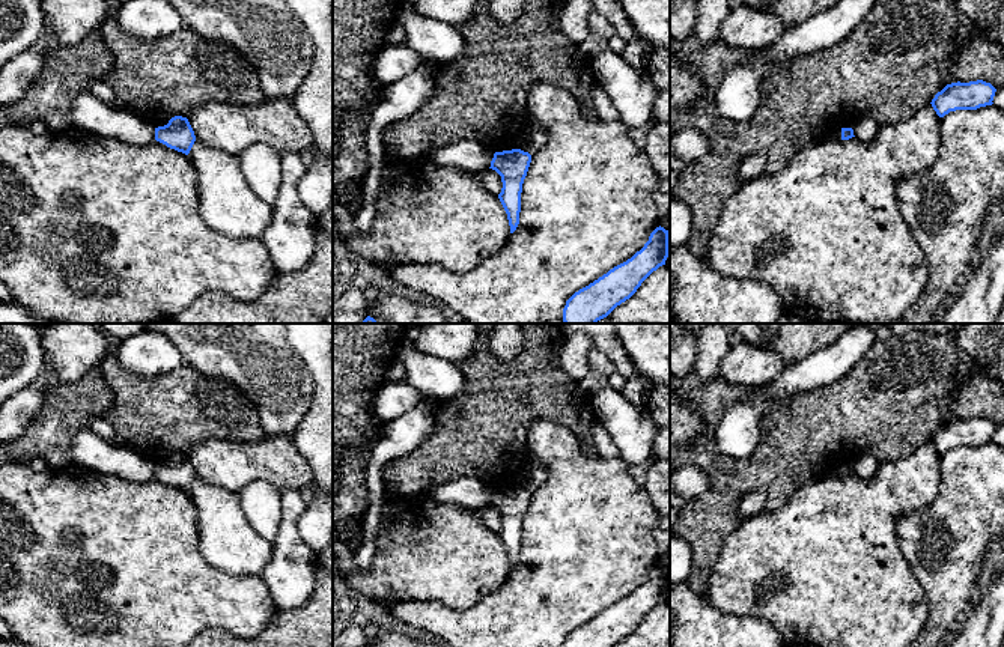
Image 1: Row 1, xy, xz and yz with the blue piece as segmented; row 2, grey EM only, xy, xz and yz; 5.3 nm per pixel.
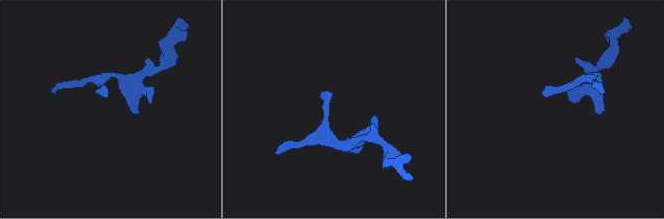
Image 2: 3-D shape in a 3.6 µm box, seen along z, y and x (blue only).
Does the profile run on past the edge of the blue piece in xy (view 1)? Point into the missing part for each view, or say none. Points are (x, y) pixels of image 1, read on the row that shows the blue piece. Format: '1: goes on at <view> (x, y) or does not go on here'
1: does not go on here

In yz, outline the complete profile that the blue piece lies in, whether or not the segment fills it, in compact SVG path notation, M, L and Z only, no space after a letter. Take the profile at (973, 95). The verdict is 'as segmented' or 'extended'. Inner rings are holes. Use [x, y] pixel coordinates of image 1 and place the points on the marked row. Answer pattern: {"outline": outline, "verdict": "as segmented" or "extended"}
{"outline": "M983 80L969 83L947 84L932 99L932 107L939 117L956 110L977 110L980 107L992 105L996 89Z", "verdict": "as segmented"}

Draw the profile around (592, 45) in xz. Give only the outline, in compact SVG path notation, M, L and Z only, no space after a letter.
M590 35L584 42L580 44L581 50L589 54L590 57L598 56L604 50L608 50L608 41Z

